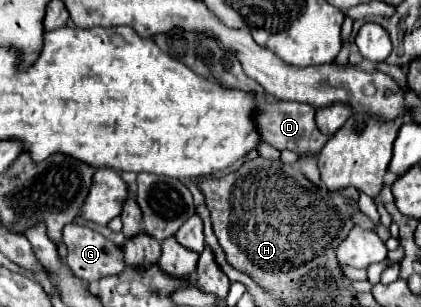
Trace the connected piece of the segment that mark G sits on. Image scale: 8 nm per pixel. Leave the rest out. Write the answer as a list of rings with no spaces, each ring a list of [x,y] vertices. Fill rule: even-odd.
[[[68,224],[64,230],[64,244],[68,248],[68,268],[76,278],[86,282],[98,282],[108,274],[122,274],[126,268],[122,246],[86,226]]]

